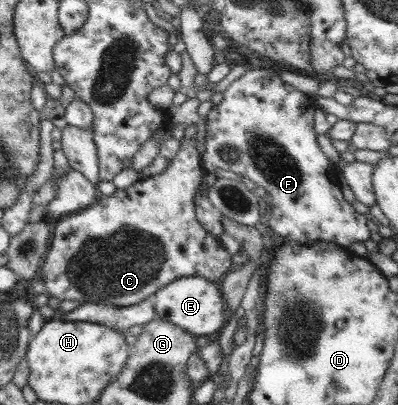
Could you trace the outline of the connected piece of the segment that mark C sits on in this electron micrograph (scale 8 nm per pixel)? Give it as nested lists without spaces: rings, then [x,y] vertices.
[[[183,137],[177,155],[169,160],[163,172],[141,178],[124,190],[117,189],[113,195],[100,195],[92,206],[65,216],[55,225],[48,254],[38,275],[45,283],[47,294],[61,301],[133,306],[151,299],[159,289],[181,277],[199,276],[219,283],[231,268],[232,256],[196,218],[195,194],[207,172],[195,140],[197,137]]]

